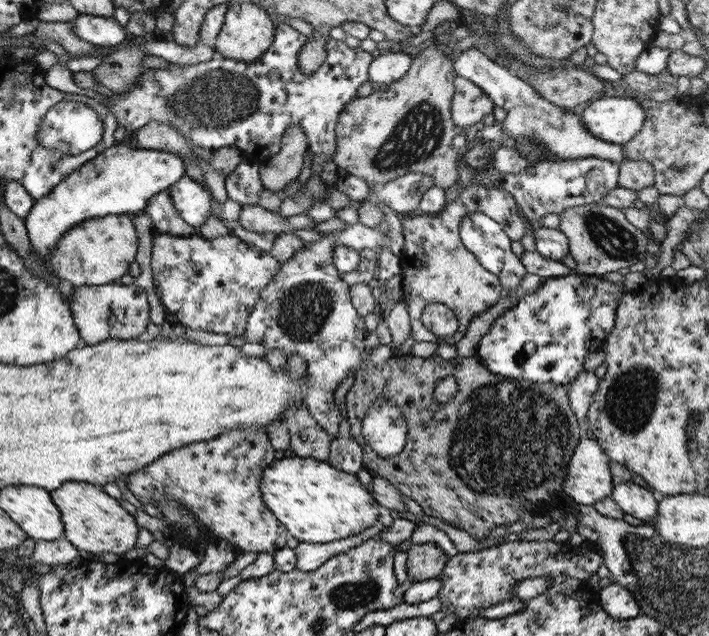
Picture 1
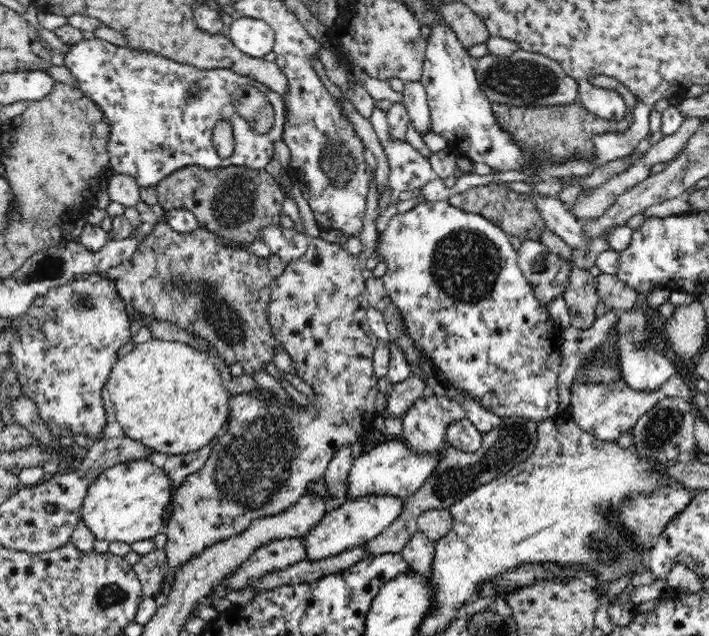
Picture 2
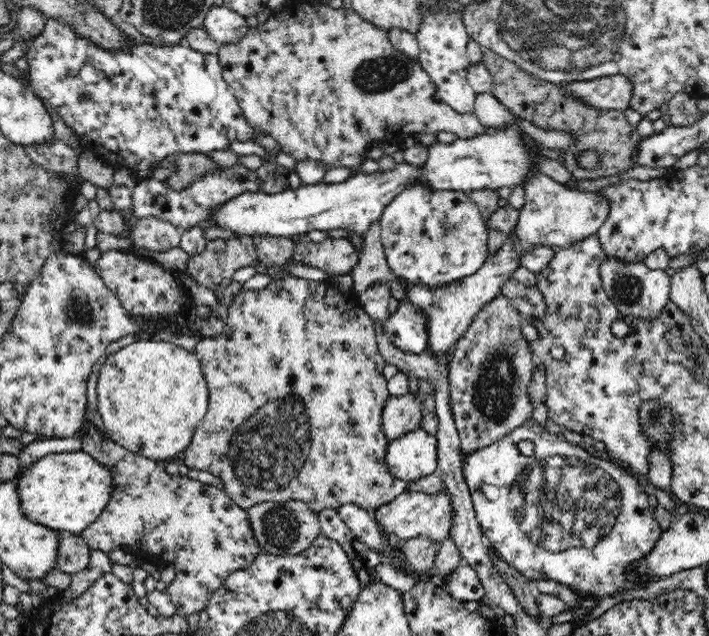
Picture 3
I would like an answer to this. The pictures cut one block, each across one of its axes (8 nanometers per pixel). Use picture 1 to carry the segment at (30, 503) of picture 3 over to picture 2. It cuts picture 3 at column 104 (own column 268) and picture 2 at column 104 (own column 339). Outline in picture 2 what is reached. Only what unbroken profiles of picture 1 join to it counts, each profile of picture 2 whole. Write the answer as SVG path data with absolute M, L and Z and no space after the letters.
M148 459L122 462L104 470L90 484L82 504L81 520L97 540L130 545L138 540L150 540L167 524L166 510L172 506L172 490L172 477L164 467L156 466Z

